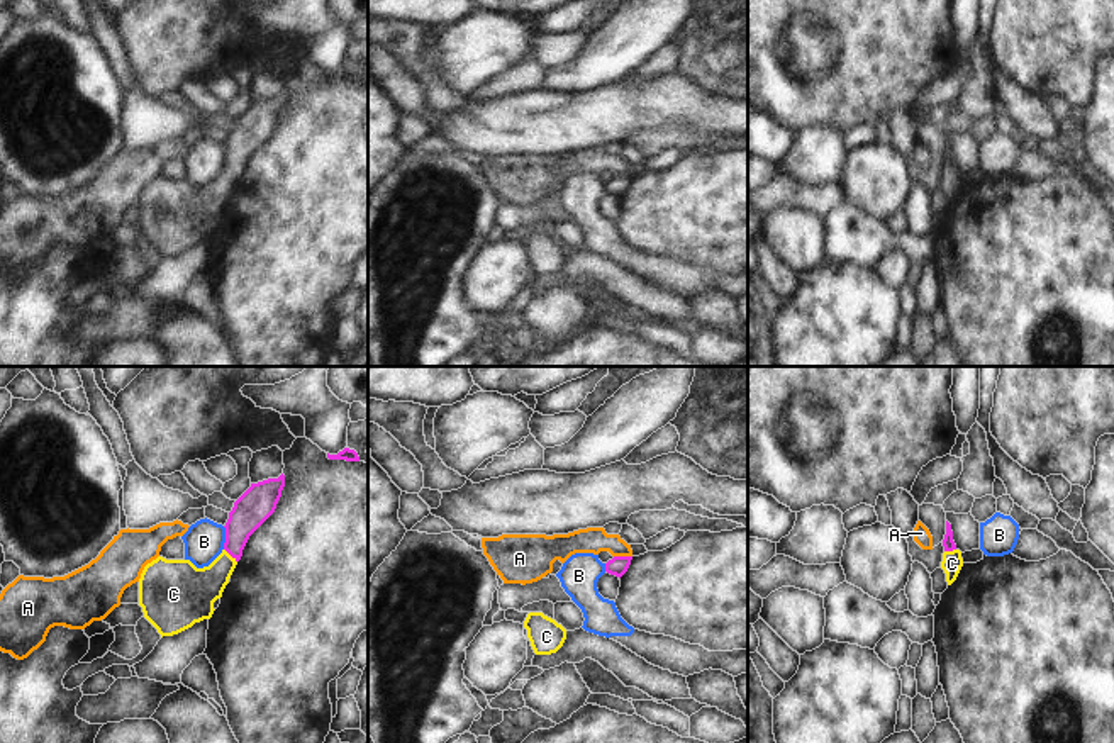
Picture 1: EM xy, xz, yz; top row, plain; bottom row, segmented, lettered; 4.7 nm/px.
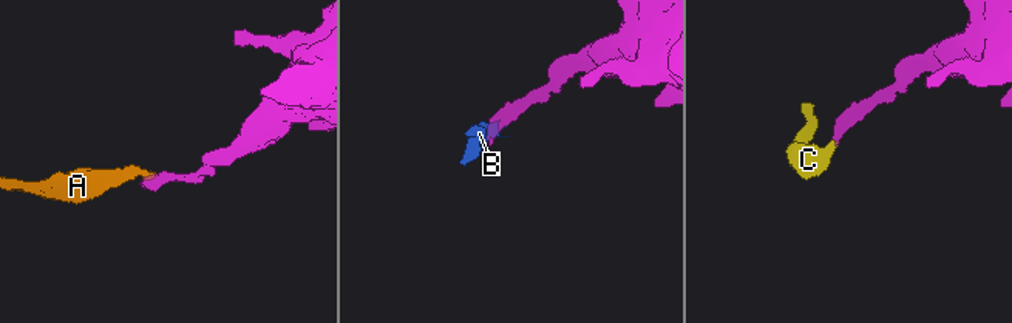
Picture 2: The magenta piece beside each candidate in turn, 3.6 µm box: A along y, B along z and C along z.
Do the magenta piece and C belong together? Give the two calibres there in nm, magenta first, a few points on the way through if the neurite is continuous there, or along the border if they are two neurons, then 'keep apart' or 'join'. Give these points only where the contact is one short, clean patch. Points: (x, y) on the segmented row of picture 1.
170/220 nm | across xy (253, 508), (238, 528), (229, 553), (192, 591) | join

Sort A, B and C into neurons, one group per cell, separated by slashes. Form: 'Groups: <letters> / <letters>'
Groups: A / B / C.

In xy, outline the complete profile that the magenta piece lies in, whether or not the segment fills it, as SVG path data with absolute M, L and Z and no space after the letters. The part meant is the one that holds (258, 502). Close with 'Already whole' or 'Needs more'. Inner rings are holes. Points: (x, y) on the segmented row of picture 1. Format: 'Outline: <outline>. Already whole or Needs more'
Outline: M283 473L251 483L234 502L224 526L224 550L209 567L197 568L190 560L163 556L144 567L139 578L139 606L161 638L212 617L214 602L222 597L249 536L275 512L283 487Z. Needs more.

